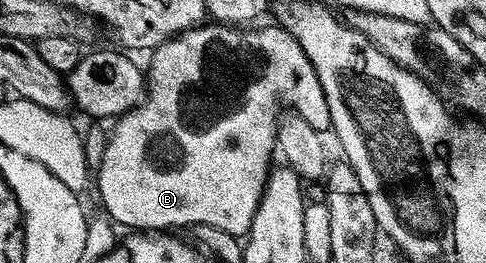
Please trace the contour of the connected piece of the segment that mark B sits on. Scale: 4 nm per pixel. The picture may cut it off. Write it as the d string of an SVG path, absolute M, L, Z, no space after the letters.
M204 23L196 28L179 33L153 50L148 68L148 84L146 96L142 104L130 112L117 118L114 134L102 153L102 162L96 165L96 185L98 181L98 193L102 196L102 205L106 213L114 221L134 229L130 231L178 231L181 225L193 227L207 225L216 227L220 231L228 231L228 235L239 239L245 238L252 227L252 219L258 210L258 204L262 201L262 190L266 188L266 178L269 177L271 166L266 165L270 152L277 148L278 105L288 107L297 116L303 117L310 126L319 131L331 128L330 112L328 111L328 99L324 99L324 87L320 87L320 79L300 43L277 23L271 23L267 29L248 31L238 27L227 27L217 23Z

